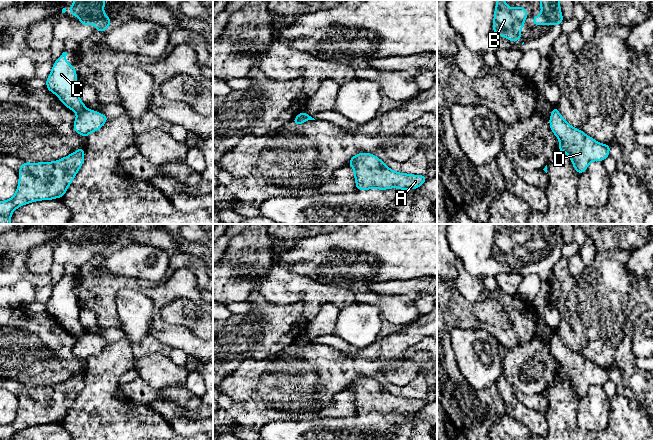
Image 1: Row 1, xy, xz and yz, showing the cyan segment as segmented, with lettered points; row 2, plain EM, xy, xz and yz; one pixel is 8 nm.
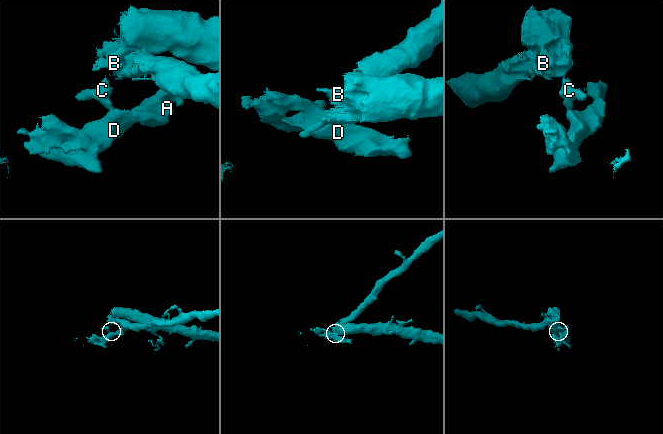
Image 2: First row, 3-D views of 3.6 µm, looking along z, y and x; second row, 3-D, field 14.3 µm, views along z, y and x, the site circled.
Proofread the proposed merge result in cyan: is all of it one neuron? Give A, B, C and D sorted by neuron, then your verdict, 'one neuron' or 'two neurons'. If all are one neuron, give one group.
A D / B C | two neurons

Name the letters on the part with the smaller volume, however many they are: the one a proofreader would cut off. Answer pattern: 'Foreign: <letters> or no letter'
Foreign: A, D

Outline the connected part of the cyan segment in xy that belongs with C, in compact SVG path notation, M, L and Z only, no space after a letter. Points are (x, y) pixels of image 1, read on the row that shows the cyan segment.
M63 52L53 64L46 79L46 89L54 93L68 109L78 114L86 106L79 97L76 69L66 62L66 56L67 52Z

